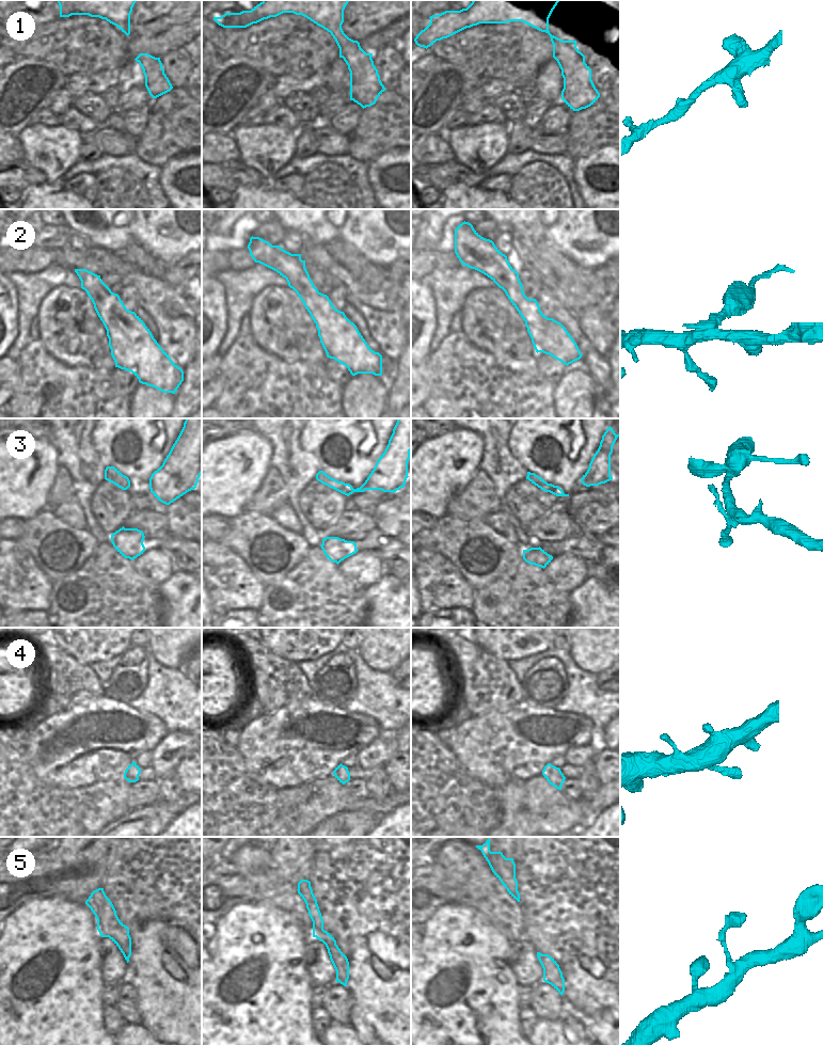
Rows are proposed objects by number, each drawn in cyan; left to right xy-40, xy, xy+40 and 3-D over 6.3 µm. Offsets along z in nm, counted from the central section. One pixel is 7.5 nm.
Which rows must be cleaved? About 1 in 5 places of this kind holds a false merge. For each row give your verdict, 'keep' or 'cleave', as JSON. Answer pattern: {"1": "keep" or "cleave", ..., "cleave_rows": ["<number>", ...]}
{"1": "keep", "2": "cleave", "3": "keep", "4": "keep", "5": "keep", "cleave_rows": ["2"]}

